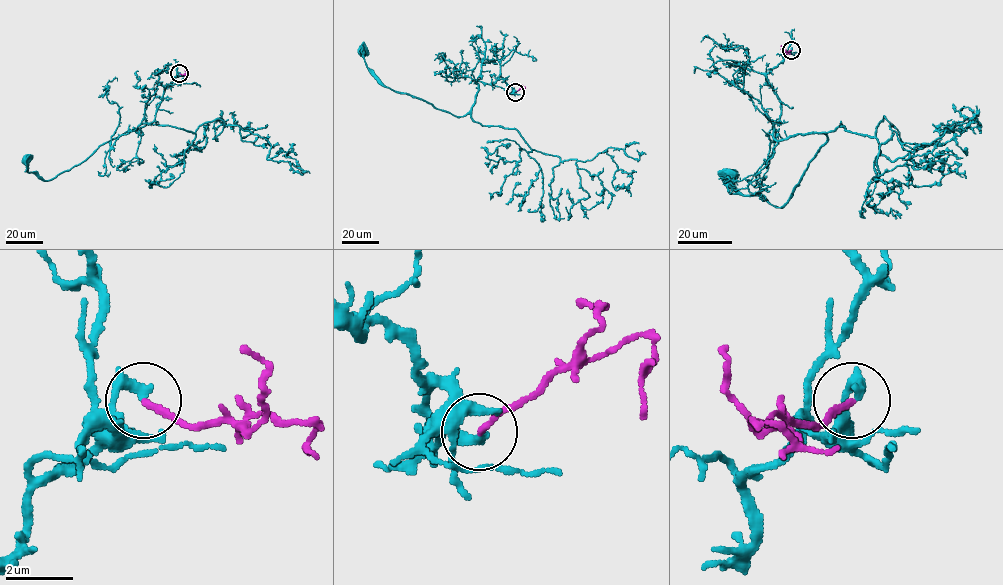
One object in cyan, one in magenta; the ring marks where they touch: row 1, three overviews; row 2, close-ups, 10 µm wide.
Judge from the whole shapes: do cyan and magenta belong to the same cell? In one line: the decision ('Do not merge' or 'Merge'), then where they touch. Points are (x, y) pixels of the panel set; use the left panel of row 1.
Merge. Place: (179, 73)

